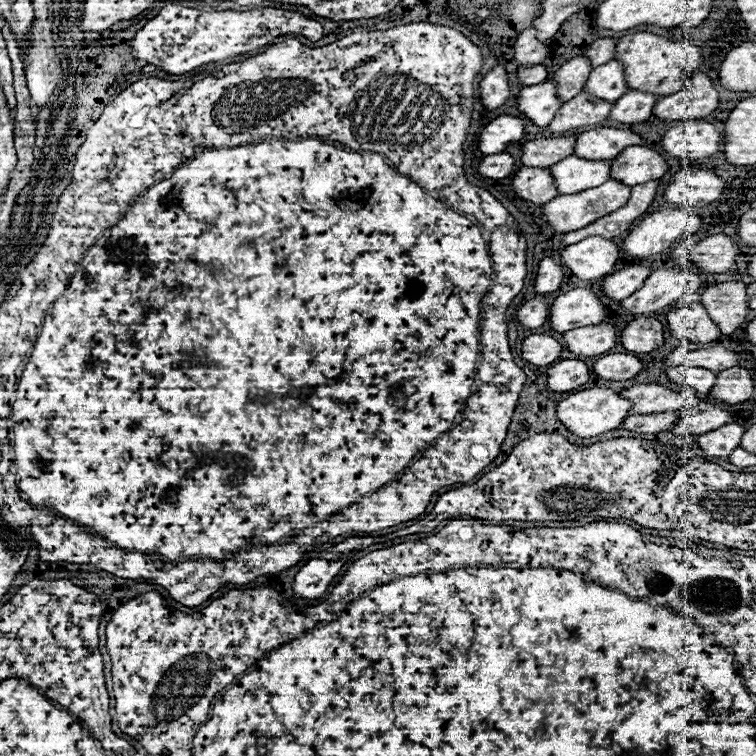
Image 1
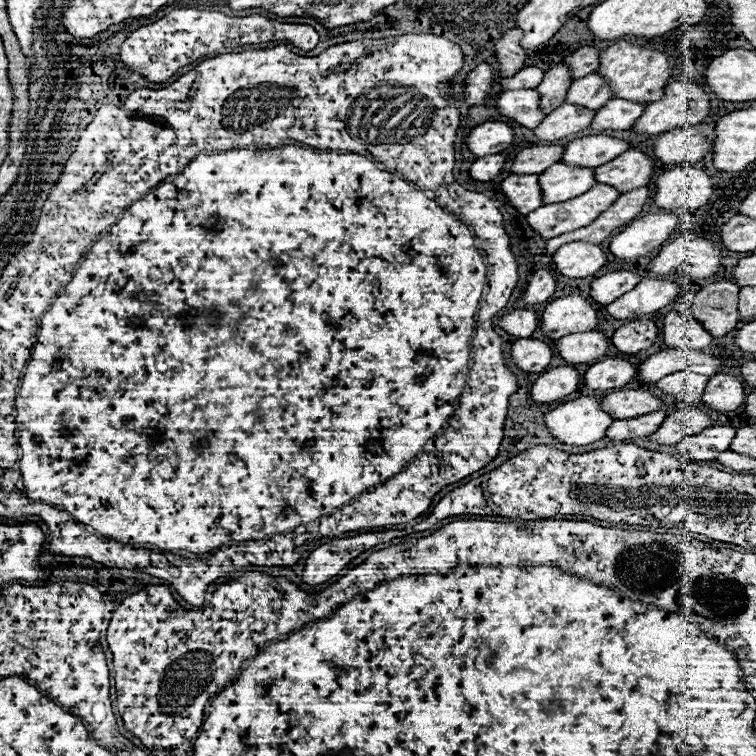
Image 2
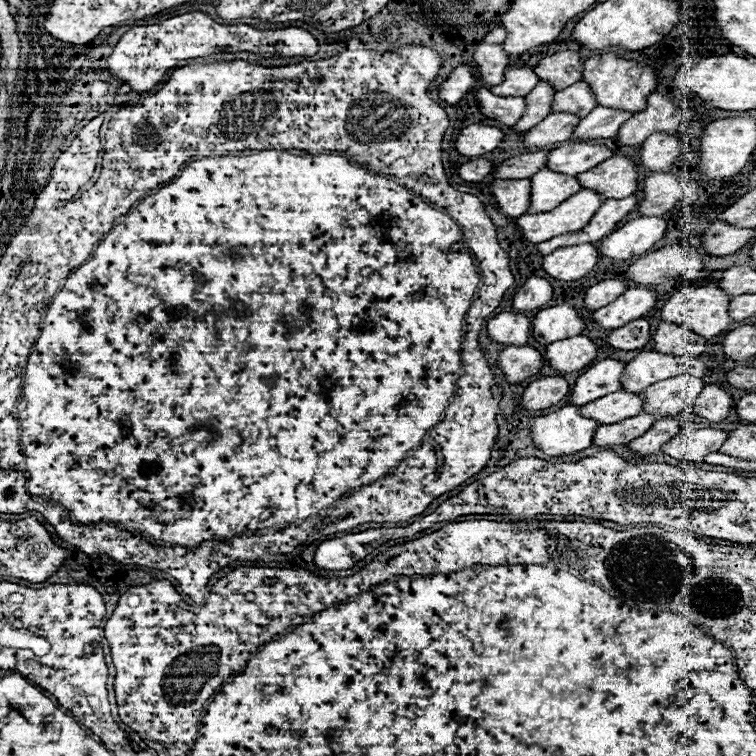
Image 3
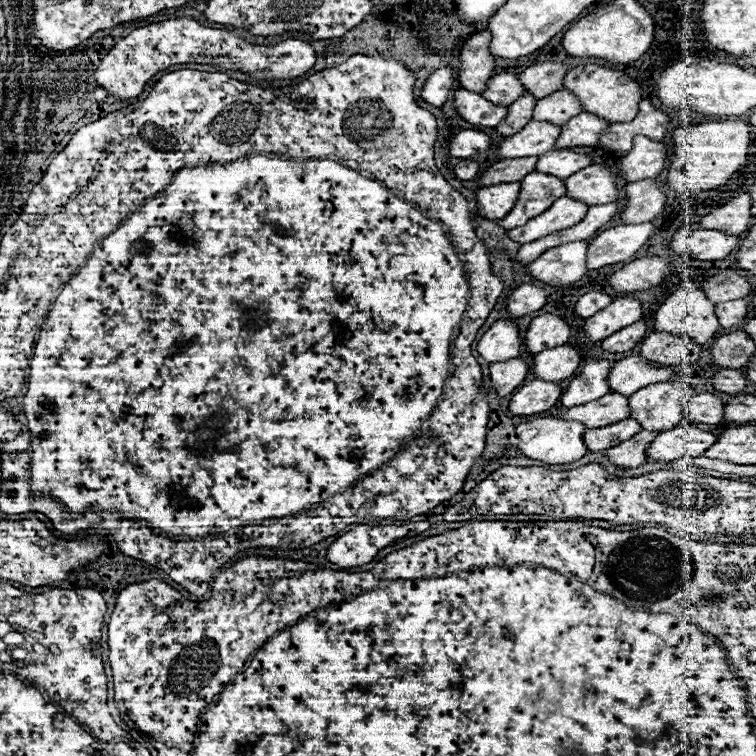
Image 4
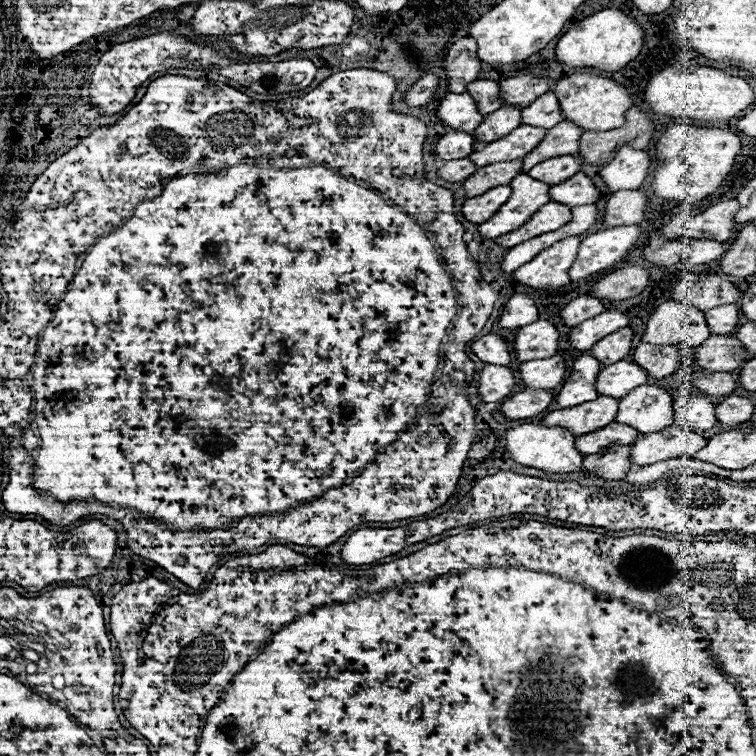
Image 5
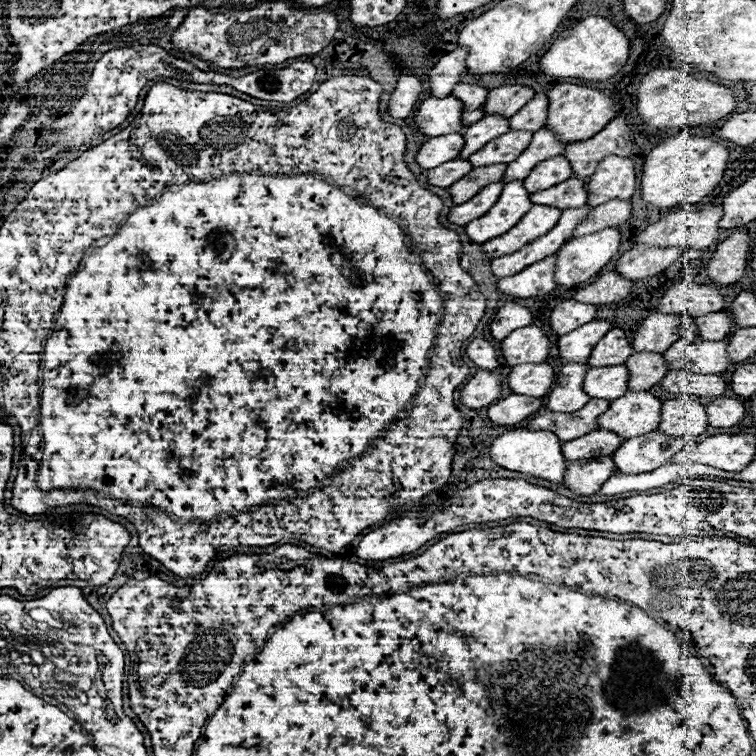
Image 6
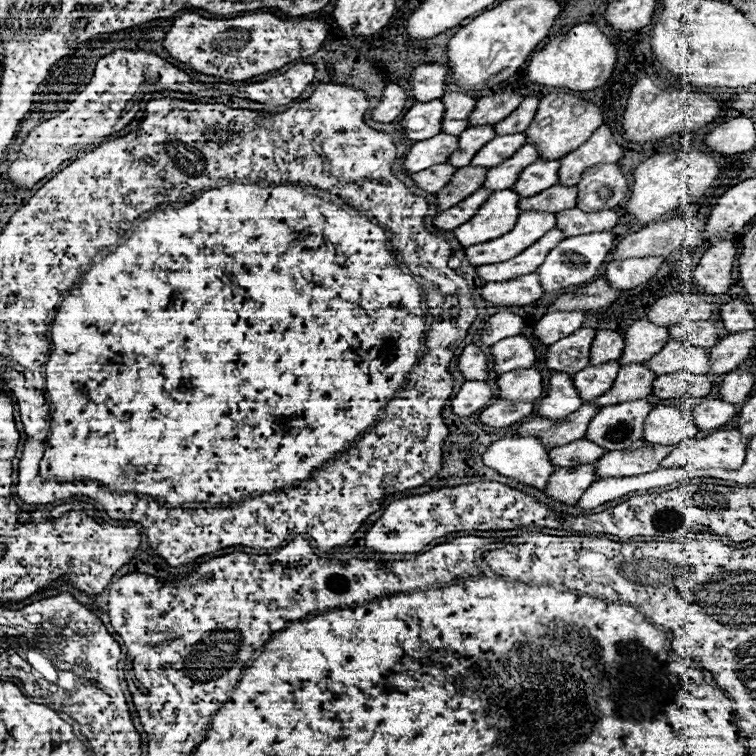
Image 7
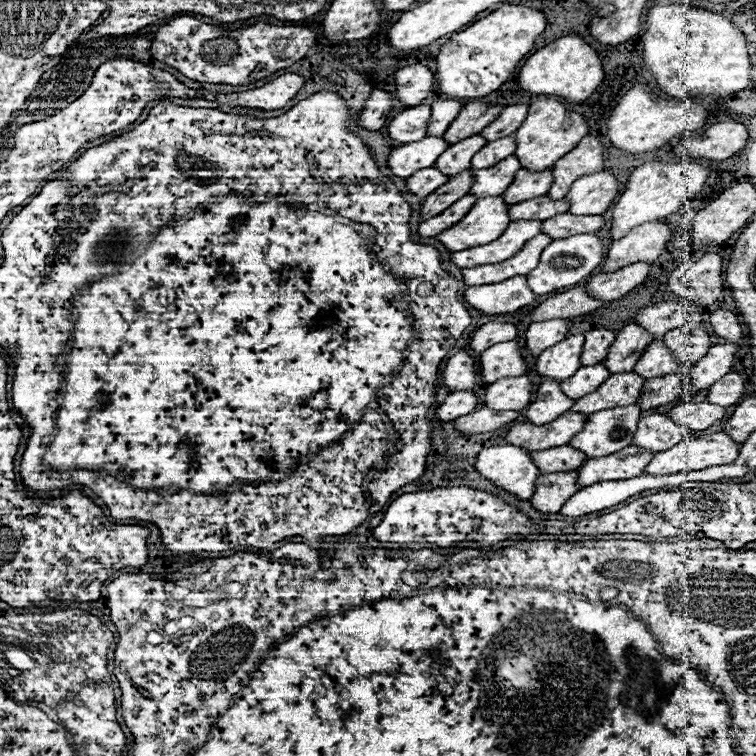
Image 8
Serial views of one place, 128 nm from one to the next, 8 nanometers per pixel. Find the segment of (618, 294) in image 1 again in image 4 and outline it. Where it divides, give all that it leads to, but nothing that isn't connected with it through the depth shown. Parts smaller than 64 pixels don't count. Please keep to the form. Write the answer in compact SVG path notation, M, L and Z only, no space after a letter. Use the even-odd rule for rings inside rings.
M592 290L592 292L586 292L586 294L582 294L578 298L576 312L582 318L588 318L588 316L600 312L602 308L606 308L610 302L612 302L612 296L610 294L606 294L604 290Z

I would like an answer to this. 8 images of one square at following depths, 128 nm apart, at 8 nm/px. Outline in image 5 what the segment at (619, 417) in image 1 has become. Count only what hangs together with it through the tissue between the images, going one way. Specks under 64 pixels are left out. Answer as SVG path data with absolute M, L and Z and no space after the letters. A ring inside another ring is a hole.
M520 424L506 432L506 448L510 456L522 464L546 472L578 472L582 468L582 454L574 448L576 436L566 428L548 428L544 424Z

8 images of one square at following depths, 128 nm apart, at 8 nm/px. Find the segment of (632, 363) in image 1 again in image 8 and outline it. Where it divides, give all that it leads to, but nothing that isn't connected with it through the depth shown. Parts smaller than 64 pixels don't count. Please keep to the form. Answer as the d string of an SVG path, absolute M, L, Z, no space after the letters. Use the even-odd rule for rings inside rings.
M544 380L536 392L536 400L526 408L526 420L532 424L546 424L566 414L574 400L560 390L558 380Z

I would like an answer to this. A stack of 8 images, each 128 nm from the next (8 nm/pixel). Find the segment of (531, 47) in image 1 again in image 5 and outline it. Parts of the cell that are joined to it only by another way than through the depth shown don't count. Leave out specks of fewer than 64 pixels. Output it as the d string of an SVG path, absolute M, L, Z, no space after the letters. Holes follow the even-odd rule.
M464 36L454 42L446 54L446 80L450 92L466 92L466 86L474 82L482 70L482 62L476 56L476 40Z

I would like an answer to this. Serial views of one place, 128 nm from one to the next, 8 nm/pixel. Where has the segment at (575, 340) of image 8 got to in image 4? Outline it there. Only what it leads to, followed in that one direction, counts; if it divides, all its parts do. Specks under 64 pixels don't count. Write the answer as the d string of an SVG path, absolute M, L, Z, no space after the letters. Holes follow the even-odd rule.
M616 298L604 310L586 318L584 332L590 340L598 342L608 338L612 332L626 328L642 318L642 304L636 298Z

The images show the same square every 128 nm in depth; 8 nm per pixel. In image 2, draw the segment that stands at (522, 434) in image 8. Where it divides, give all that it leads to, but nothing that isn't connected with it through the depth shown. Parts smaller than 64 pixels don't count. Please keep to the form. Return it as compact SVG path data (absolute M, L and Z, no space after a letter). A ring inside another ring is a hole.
M644 388L612 392L602 398L602 404L604 404L604 410L612 412L618 420L644 416L666 406L664 400L660 400L650 390L644 390Z

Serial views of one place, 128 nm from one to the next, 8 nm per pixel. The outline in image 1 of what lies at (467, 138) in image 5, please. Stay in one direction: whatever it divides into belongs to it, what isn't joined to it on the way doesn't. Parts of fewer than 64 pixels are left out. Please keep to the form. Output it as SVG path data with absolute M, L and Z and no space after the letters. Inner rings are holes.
M502 114L494 118L480 134L480 150L484 154L500 154L512 142L518 142L524 136L524 120L518 116Z

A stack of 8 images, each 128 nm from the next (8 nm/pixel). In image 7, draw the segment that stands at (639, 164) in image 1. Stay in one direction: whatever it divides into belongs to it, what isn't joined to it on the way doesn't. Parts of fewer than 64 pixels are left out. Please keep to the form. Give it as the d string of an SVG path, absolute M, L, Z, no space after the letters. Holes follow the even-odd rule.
M552 186L536 196L520 200L522 210L544 210L544 212L562 212L568 208L576 208L578 188L576 186Z

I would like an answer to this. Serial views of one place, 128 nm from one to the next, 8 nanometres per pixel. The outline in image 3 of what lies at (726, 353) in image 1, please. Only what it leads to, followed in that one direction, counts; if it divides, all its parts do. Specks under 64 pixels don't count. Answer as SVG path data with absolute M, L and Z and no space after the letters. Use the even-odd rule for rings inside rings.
M654 350L642 352L626 364L622 386L628 392L640 392L658 380L666 380L678 374L692 374L702 378L706 374L706 366L696 356L672 356Z

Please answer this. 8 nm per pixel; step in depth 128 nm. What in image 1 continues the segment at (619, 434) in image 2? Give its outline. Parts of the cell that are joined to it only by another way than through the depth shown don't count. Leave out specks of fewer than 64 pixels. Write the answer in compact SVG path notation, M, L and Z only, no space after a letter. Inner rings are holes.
M660 412L660 414L632 414L624 420L622 428L638 434L658 434L672 430L678 420L678 412Z

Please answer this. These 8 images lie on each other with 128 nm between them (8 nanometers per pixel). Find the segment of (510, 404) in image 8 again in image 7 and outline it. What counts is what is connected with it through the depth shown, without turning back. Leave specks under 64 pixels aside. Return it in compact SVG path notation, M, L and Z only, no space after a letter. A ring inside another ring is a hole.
M518 368L498 376L498 398L502 400L534 402L542 390L542 374L536 368Z

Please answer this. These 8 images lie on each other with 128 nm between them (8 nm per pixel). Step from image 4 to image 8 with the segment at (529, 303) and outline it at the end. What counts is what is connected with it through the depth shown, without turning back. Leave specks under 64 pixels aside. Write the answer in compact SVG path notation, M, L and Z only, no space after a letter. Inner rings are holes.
M488 322L484 326L480 326L472 338L470 348L476 352L484 352L486 348L490 348L492 344L498 342L508 342L516 338L516 326L514 324L504 324L504 322Z

